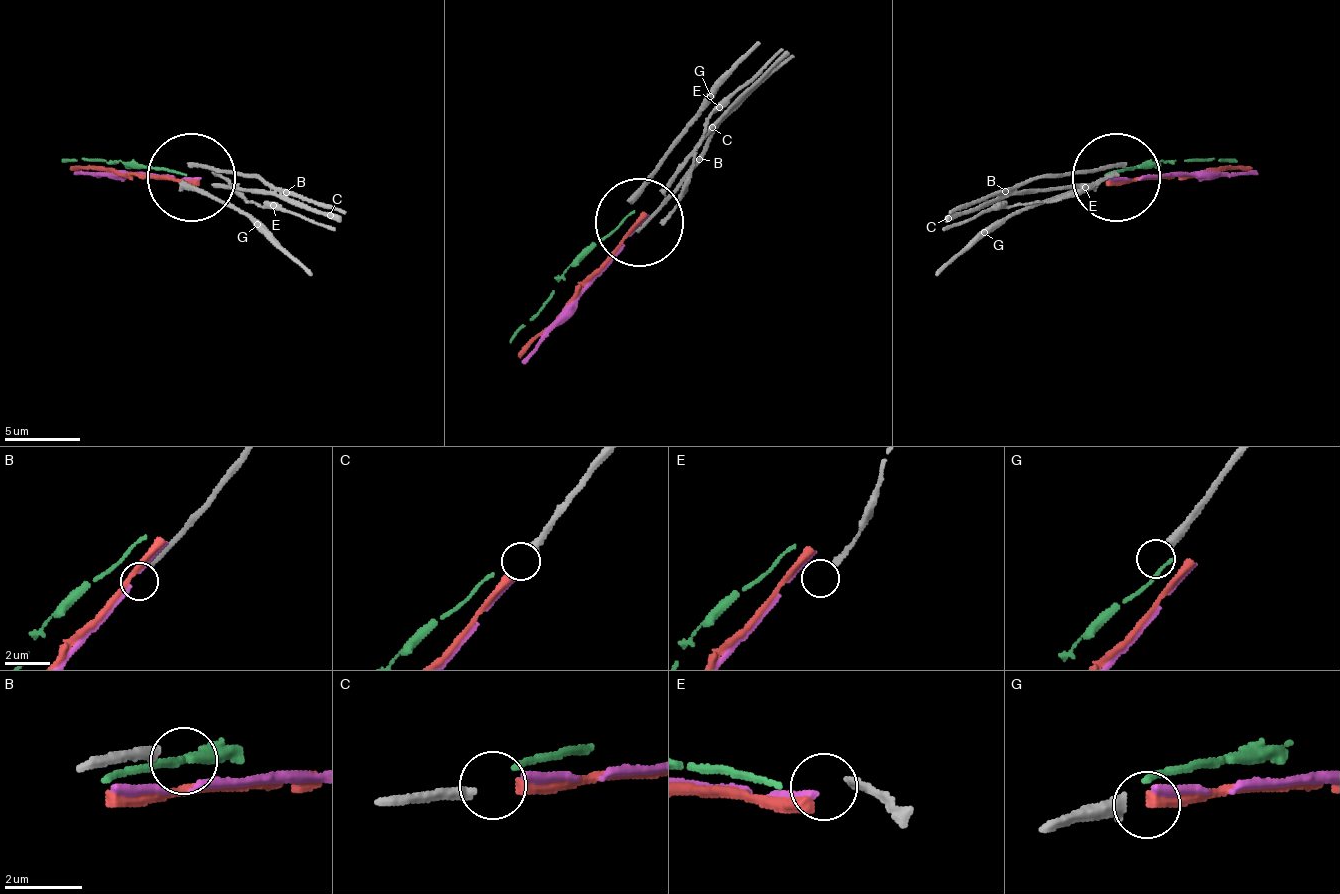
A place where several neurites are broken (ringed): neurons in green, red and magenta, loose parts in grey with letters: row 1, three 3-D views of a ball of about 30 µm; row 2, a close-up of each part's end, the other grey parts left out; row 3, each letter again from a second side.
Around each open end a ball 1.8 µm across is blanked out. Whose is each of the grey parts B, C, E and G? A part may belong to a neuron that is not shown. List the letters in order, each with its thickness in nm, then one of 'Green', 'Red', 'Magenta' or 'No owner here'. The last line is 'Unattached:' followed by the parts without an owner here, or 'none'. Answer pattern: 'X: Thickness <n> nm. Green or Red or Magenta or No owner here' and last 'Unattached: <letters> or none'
B: Thickness 280 nm. No owner here
C: Thickness 280 nm. Red
E: Thickness 200 nm. No owner here
G: Thickness 420 nm. No owner here
Unattached: B, E, G

